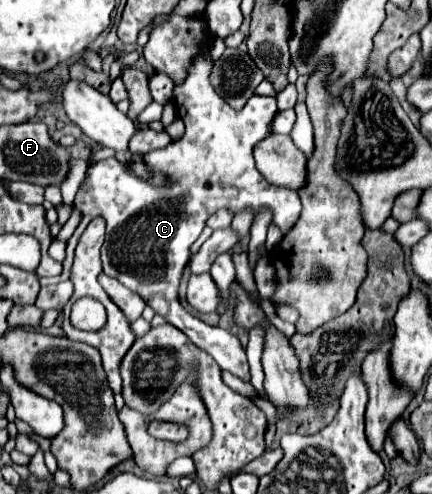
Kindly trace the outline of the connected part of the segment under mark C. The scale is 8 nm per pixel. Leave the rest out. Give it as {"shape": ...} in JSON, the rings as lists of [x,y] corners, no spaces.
{"shape":[[[204,51],[196,57],[196,61],[190,67],[190,75],[186,77],[186,81],[182,85],[174,87],[174,103],[178,109],[180,119],[186,125],[186,133],[182,139],[172,141],[168,147],[164,149],[156,149],[144,155],[148,169],[156,169],[156,173],[164,173],[168,177],[172,177],[172,181],[166,187],[158,187],[152,185],[140,177],[136,177],[134,173],[128,173],[128,169],[124,169],[124,165],[120,165],[120,161],[116,159],[106,159],[106,161],[98,161],[90,171],[88,171],[88,191],[78,191],[74,205],[82,211],[82,223],[79,223],[76,231],[68,240],[66,257],[63,261],[62,273],[52,282],[59,283],[70,278],[70,270],[74,260],[75,249],[82,233],[92,219],[96,217],[104,217],[106,219],[106,243],[102,247],[102,263],[104,263],[104,273],[118,279],[122,285],[126,285],[128,289],[140,293],[144,297],[144,301],[158,313],[162,315],[168,323],[172,323],[174,327],[178,327],[180,331],[184,331],[188,335],[188,339],[204,349],[206,353],[210,353],[214,357],[214,361],[234,373],[236,377],[250,381],[250,367],[248,367],[248,359],[246,359],[246,351],[240,345],[240,341],[226,329],[220,327],[212,327],[204,321],[200,321],[198,317],[192,317],[190,311],[186,311],[178,299],[178,285],[180,285],[180,277],[182,271],[190,259],[190,245],[200,237],[208,217],[220,209],[232,209],[234,213],[244,209],[244,207],[252,207],[254,213],[268,205],[274,211],[274,225],[278,225],[282,229],[282,233],[286,235],[292,225],[298,221],[300,217],[300,199],[298,193],[294,189],[288,187],[278,187],[272,185],[264,179],[264,175],[256,169],[254,165],[254,155],[252,149],[258,141],[262,141],[264,137],[272,135],[272,121],[278,113],[276,107],[276,99],[274,97],[264,97],[264,95],[254,95],[252,99],[248,99],[246,107],[240,111],[234,111],[210,85],[210,73],[212,73],[212,61],[210,61],[210,53]]]}

